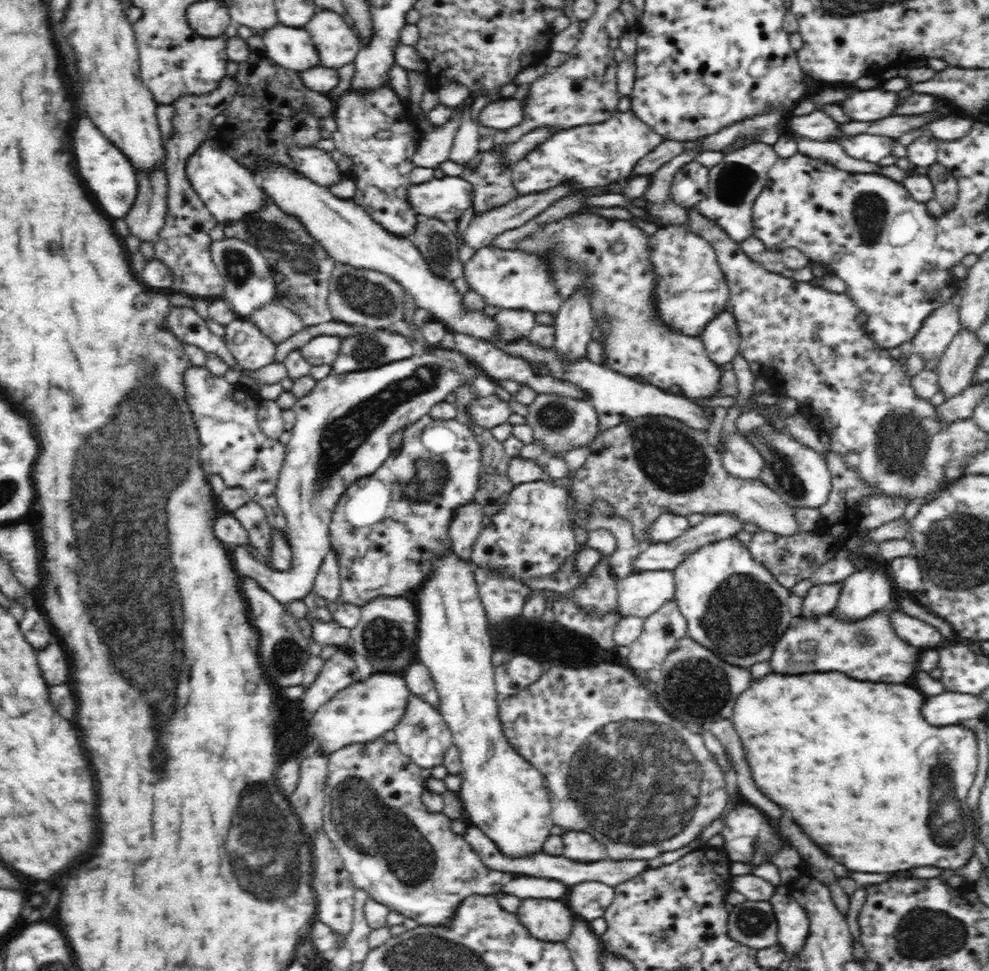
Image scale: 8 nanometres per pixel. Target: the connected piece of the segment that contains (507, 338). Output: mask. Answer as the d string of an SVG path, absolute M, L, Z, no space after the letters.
M500 309L494 316L497 324L497 338L502 344L515 343L520 337L527 337L536 326L535 314L525 310Z

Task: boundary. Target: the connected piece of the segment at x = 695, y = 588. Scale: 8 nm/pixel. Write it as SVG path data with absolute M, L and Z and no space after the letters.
M733 537L701 546L672 571L676 586L674 600L687 620L688 637L714 651L728 664L742 668L770 660L774 644L794 621L788 607L792 591L782 586L764 564L753 560L747 544Z

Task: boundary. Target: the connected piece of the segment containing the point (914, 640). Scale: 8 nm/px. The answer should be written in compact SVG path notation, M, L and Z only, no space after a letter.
M902 610L894 611L891 614L891 623L902 640L921 650L938 650L942 644L946 644L946 640L934 626L912 617Z

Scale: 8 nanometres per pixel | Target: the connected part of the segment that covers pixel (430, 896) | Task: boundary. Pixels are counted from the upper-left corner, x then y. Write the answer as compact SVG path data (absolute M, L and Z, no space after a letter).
M384 738L366 742L366 744L351 744L330 753L328 756L328 768L323 794L325 799L325 808L323 810L323 828L324 834L332 841L337 853L342 858L344 869L350 875L352 885L355 890L363 890L368 899L387 906L390 910L395 910L403 914L406 918L415 920L418 925L436 925L448 924L453 919L454 912L457 911L459 904L467 896L474 893L480 893L484 896L497 895L501 892L501 888L513 877L512 874L504 874L504 872L496 872L488 870L486 864L482 864L482 860L478 857L478 853L474 852L470 844L466 843L464 836L456 836L452 832L451 820L444 813L430 812L424 801L422 793L426 790L425 779L422 778L421 769L410 757L402 754L402 751L396 743L388 743Z

